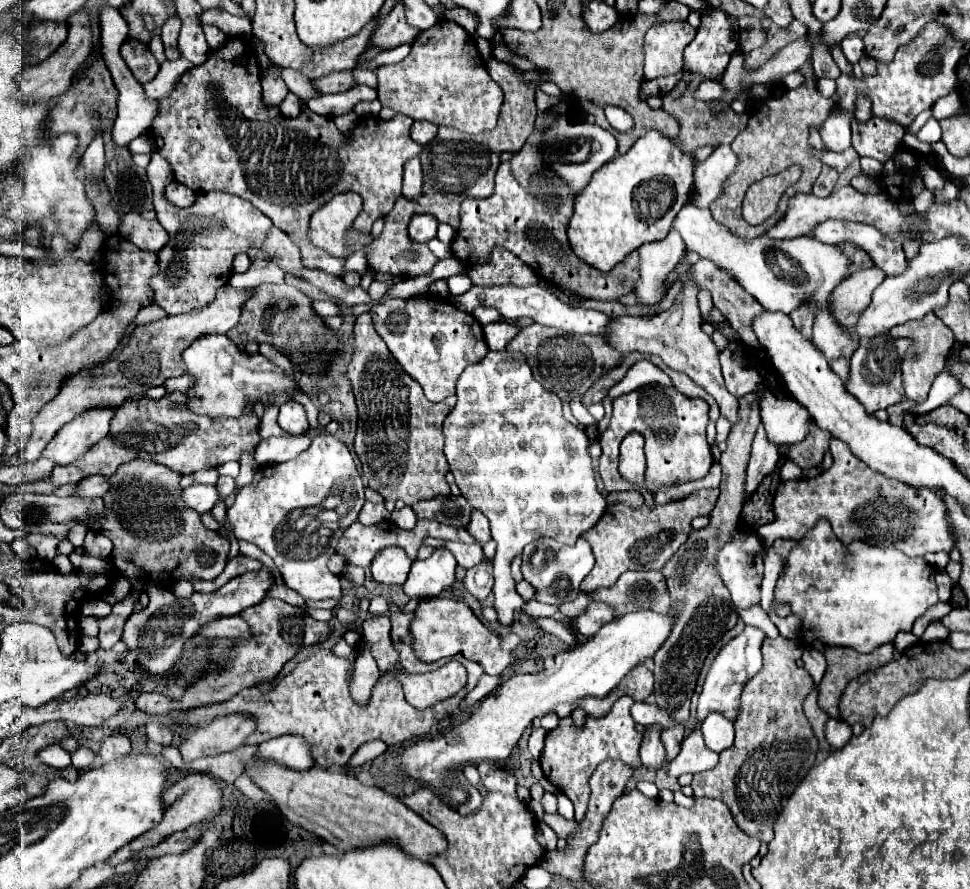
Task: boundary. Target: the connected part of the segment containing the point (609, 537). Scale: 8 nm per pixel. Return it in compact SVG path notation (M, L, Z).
M719 488L697 490L683 500L669 504L657 504L653 510L643 504L643 508L627 508L625 504L613 504L605 510L601 520L583 534L591 544L595 566L581 584L581 592L593 592L597 588L607 588L617 582L617 578L627 570L661 570L665 562L679 550L691 532L691 520L697 516L709 516L719 498Z

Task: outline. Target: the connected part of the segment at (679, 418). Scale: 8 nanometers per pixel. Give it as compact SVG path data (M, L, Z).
M649 384L641 386L629 394L623 394L613 400L611 420L599 440L603 454L599 458L599 474L607 492L621 490L639 490L635 484L625 482L619 474L619 451L622 440L629 432L643 432L645 436L645 488L647 492L655 492L659 488L683 484L689 480L703 478L713 464L711 448L705 436L705 428L709 422L709 404L703 398L687 398L673 386Z

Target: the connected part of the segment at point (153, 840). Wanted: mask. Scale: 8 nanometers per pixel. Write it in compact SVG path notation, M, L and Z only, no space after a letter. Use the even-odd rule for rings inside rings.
M189 774L189 776L185 776L183 780L175 782L173 786L169 786L169 788L165 790L165 794L163 794L163 804L165 804L163 820L161 820L155 828L151 828L149 832L145 832L143 836L135 838L133 842L129 842L129 844L123 846L121 850L117 850L117 852L109 858L109 864L111 864L111 866L117 866L117 864L121 864L121 862L125 862L125 860L131 860L131 858L139 852L139 848L155 846L155 844L159 844L163 838L175 834L175 832L179 832L179 830L187 830L187 828L189 828L191 824L195 824L195 822L203 822L203 820L207 820L207 818L217 816L219 810L221 810L221 788L219 788L219 784L217 784L211 776L205 776L205 774Z

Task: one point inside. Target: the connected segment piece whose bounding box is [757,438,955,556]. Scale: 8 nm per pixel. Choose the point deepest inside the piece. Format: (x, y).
(912, 520)

